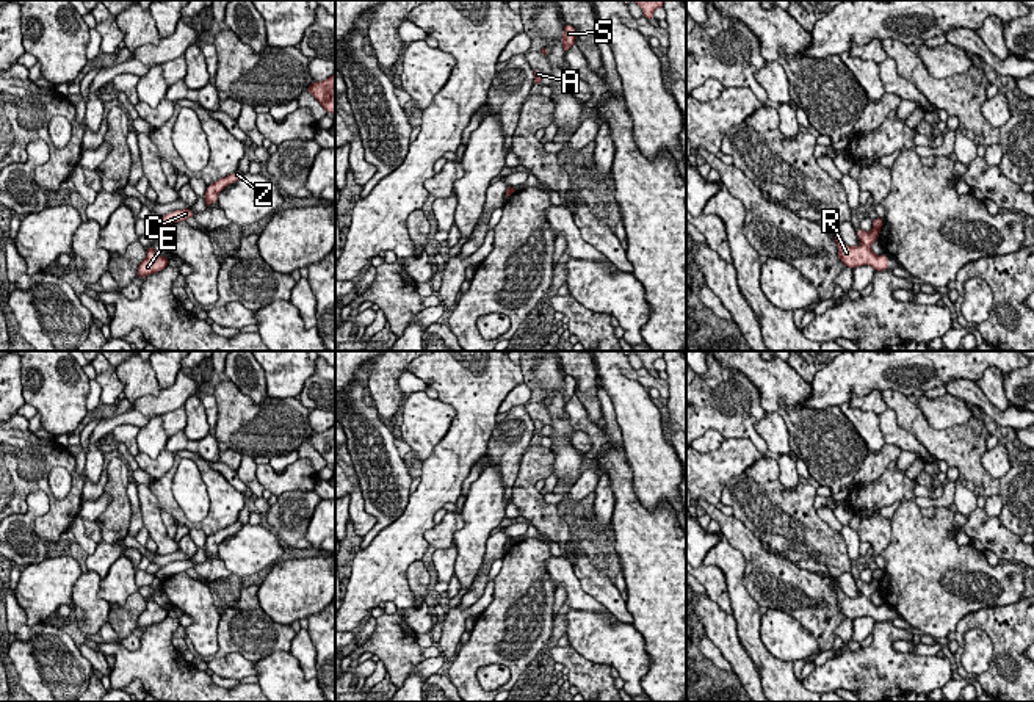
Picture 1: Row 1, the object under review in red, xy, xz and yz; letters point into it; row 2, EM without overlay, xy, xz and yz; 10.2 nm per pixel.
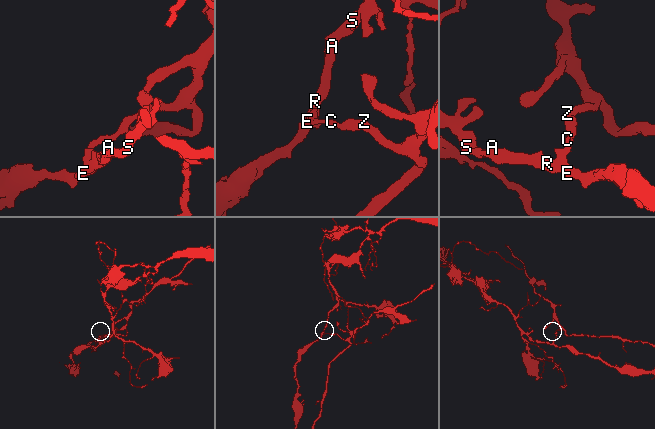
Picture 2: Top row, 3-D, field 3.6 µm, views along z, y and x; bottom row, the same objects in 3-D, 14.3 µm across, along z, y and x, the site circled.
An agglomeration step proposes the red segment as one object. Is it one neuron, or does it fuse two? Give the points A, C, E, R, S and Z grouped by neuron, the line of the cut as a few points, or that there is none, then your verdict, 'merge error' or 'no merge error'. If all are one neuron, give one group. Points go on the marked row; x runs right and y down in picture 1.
A E R S / C Z; cut in xy along (157, 224), (162, 229); merge error

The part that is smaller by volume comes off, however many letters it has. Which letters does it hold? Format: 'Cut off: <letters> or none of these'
Cut off: C, Z

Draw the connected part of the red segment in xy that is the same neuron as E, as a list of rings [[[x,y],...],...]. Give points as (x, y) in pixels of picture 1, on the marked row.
[[[154,246],[147,248],[146,259],[139,263],[136,277],[146,277],[149,274],[158,273],[164,270],[169,265],[169,259],[160,255]]]

